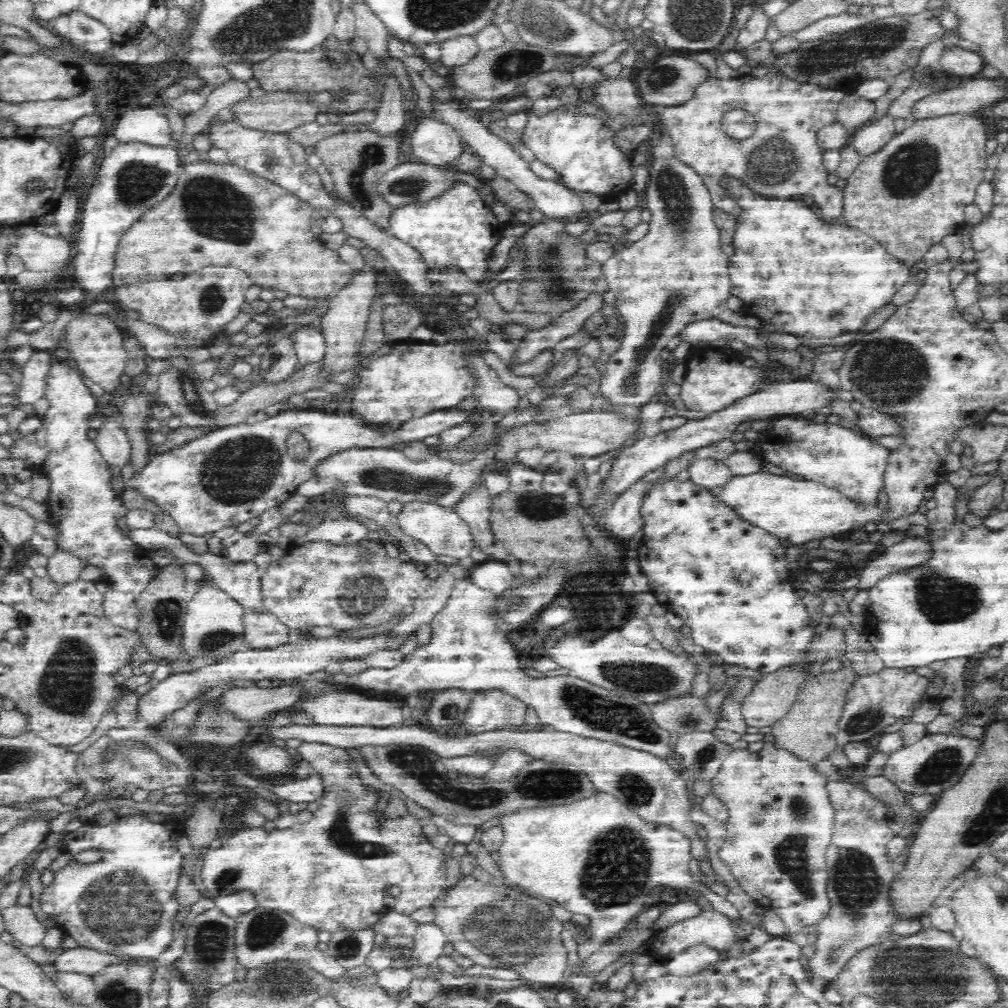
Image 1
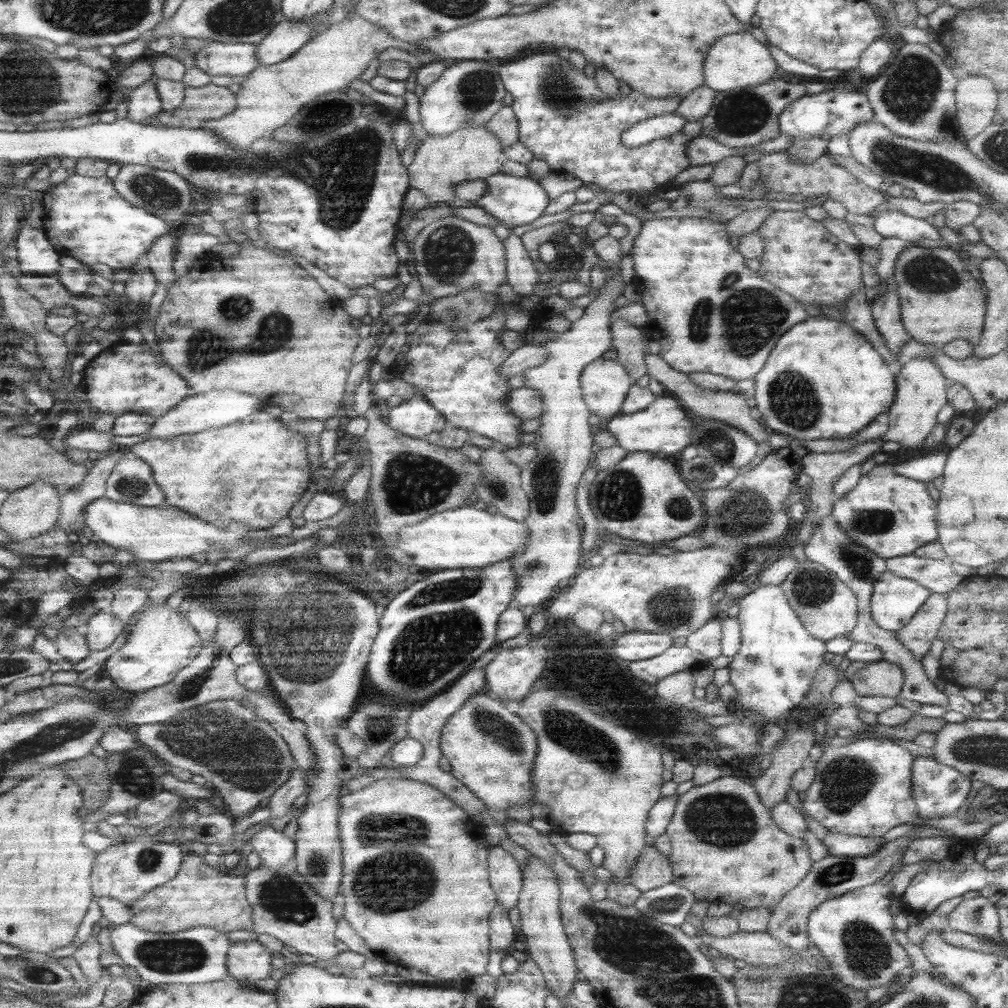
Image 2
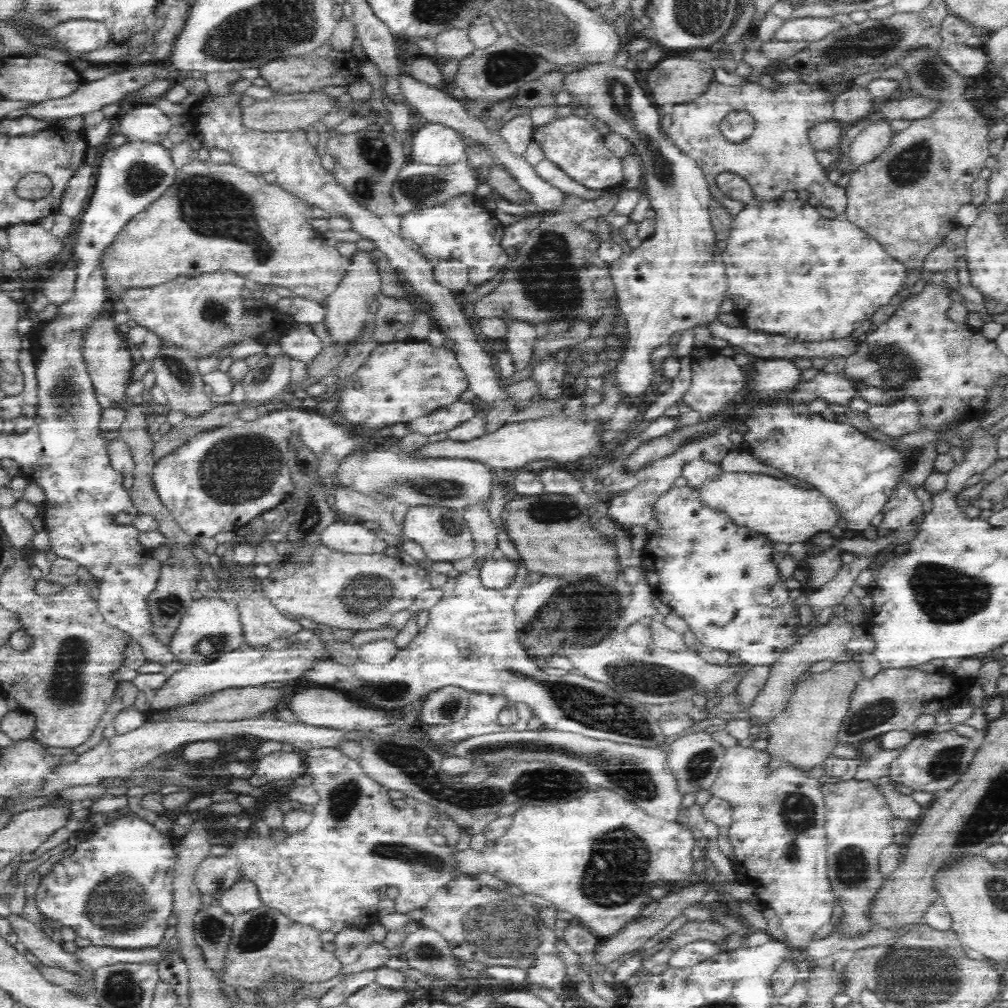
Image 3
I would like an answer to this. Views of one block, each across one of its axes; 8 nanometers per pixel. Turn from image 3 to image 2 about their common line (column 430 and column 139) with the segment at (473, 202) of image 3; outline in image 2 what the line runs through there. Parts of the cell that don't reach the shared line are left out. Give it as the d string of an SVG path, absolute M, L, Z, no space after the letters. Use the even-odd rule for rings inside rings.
M71 175L62 183L49 186L41 203L43 226L50 240L56 242L61 256L72 256L88 267L97 262L106 264L114 272L137 264L137 260L174 227L150 210L123 199L107 176Z

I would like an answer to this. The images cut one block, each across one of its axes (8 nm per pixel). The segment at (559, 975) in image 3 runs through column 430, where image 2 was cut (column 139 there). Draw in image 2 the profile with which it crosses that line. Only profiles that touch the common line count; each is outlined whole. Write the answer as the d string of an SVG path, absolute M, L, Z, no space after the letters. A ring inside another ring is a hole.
M189 854L184 857L183 866L174 880L146 892L139 897L137 902L129 906L132 913L129 922L141 930L153 934L175 934L197 927L216 928L226 933L233 932L233 930L255 931L252 919L254 908L246 897L246 884L247 877L245 875L223 873L223 870L207 865L202 855Z

